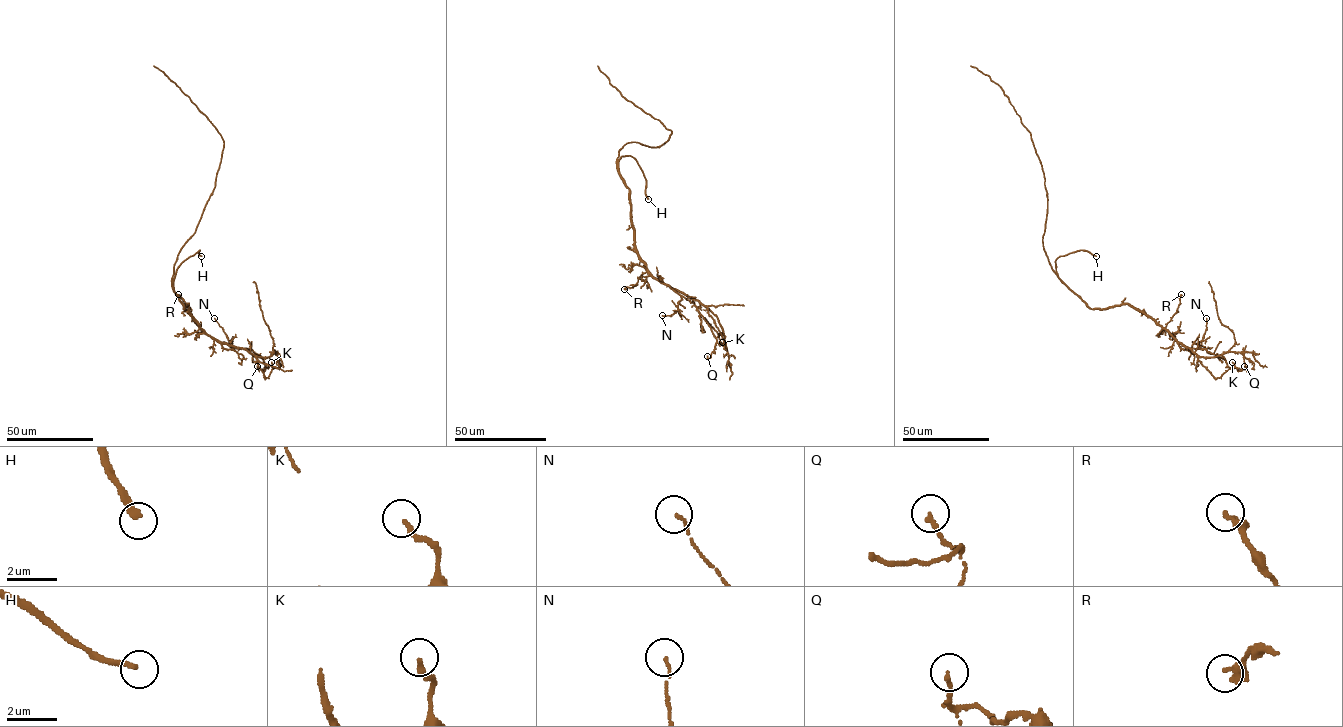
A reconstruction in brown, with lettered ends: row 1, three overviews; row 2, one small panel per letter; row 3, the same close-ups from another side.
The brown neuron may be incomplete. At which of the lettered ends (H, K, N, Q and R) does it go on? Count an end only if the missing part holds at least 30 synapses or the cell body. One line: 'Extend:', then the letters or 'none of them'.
Extend: H

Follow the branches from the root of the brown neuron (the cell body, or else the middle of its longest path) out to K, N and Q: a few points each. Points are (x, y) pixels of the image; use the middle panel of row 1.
K: (620, 177), (630, 190), (631, 224), (638, 256), (655, 278), (706, 306), (721, 334), (722, 342)
N: (620, 177), (630, 190), (631, 224), (638, 256), (655, 278), (681, 297), (673, 314), (662, 315)
Q: (620, 177), (630, 190), (636, 254), (655, 278), (692, 299), (716, 339), (714, 351), (709, 358), (707, 356)

